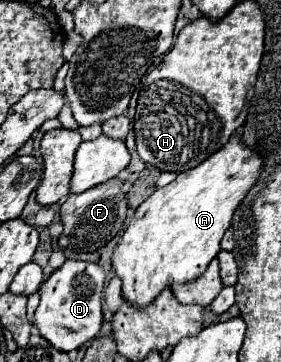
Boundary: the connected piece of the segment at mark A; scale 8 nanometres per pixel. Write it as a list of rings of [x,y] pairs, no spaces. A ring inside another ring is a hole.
[[[235,132],[223,146],[223,150],[217,150],[211,158],[207,158],[193,170],[179,174],[169,186],[157,188],[135,210],[119,246],[113,252],[113,270],[123,280],[123,298],[137,308],[145,308],[149,302],[153,302],[153,298],[159,296],[159,292],[165,286],[171,286],[175,282],[191,282],[199,278],[209,266],[209,262],[219,254],[221,238],[225,230],[231,226],[235,210],[247,196],[247,190],[251,190],[259,182],[261,172],[263,172],[261,154],[245,146],[241,134]]]

